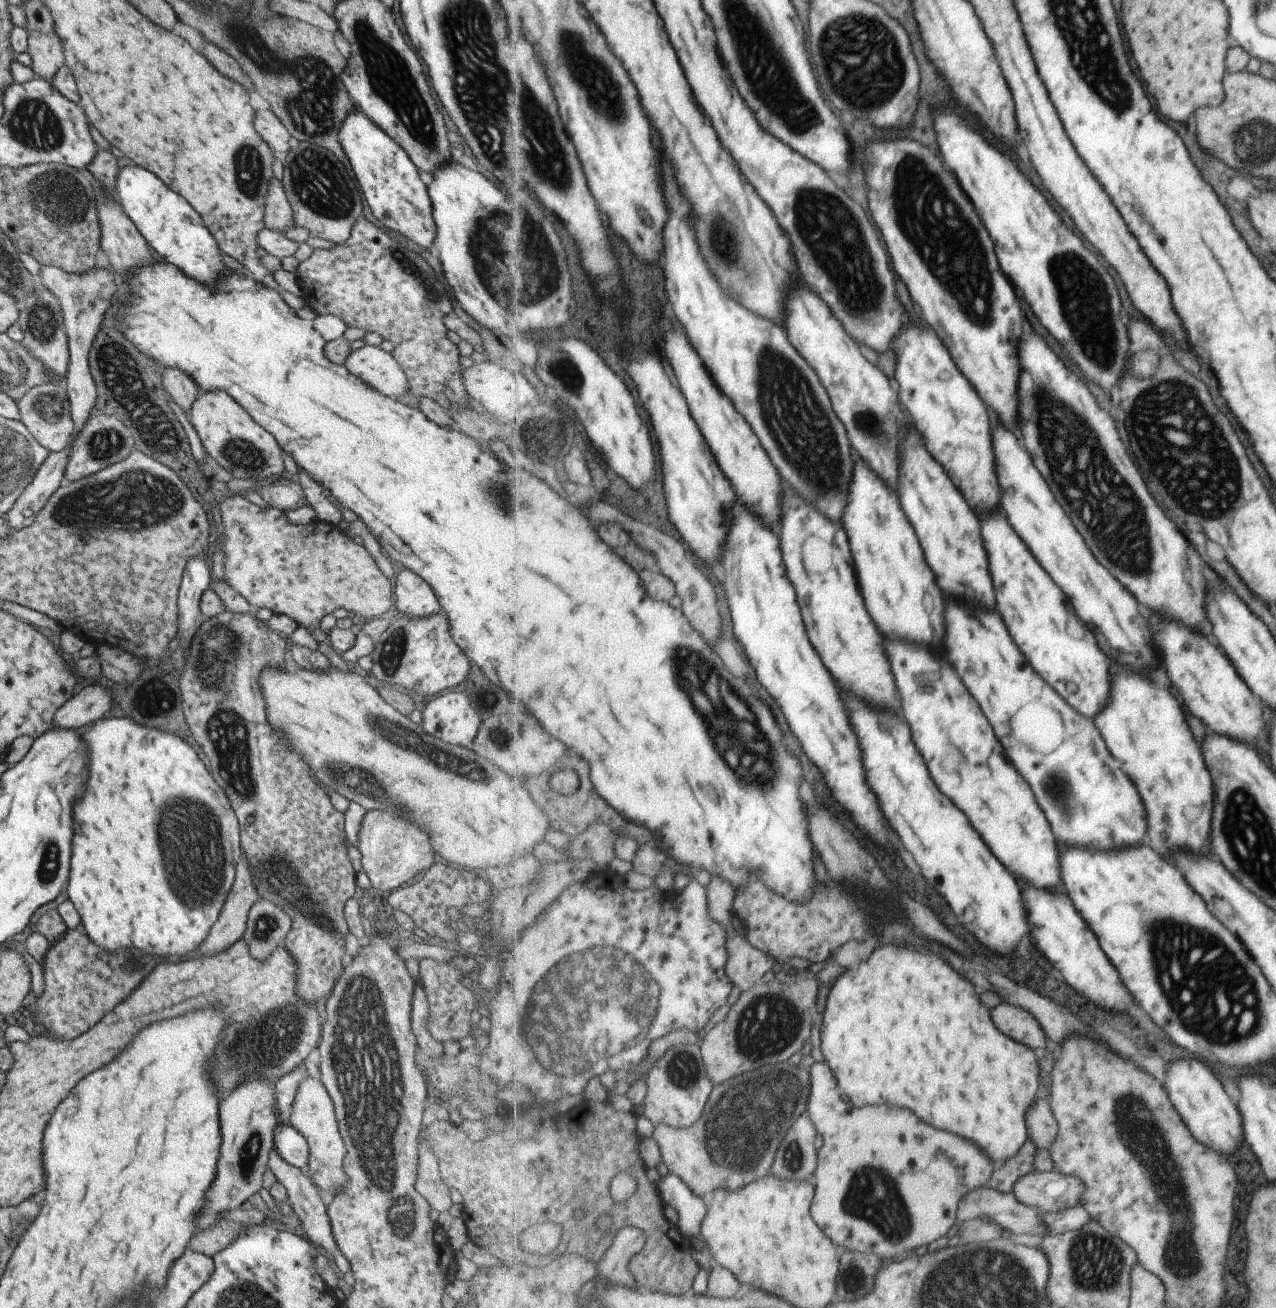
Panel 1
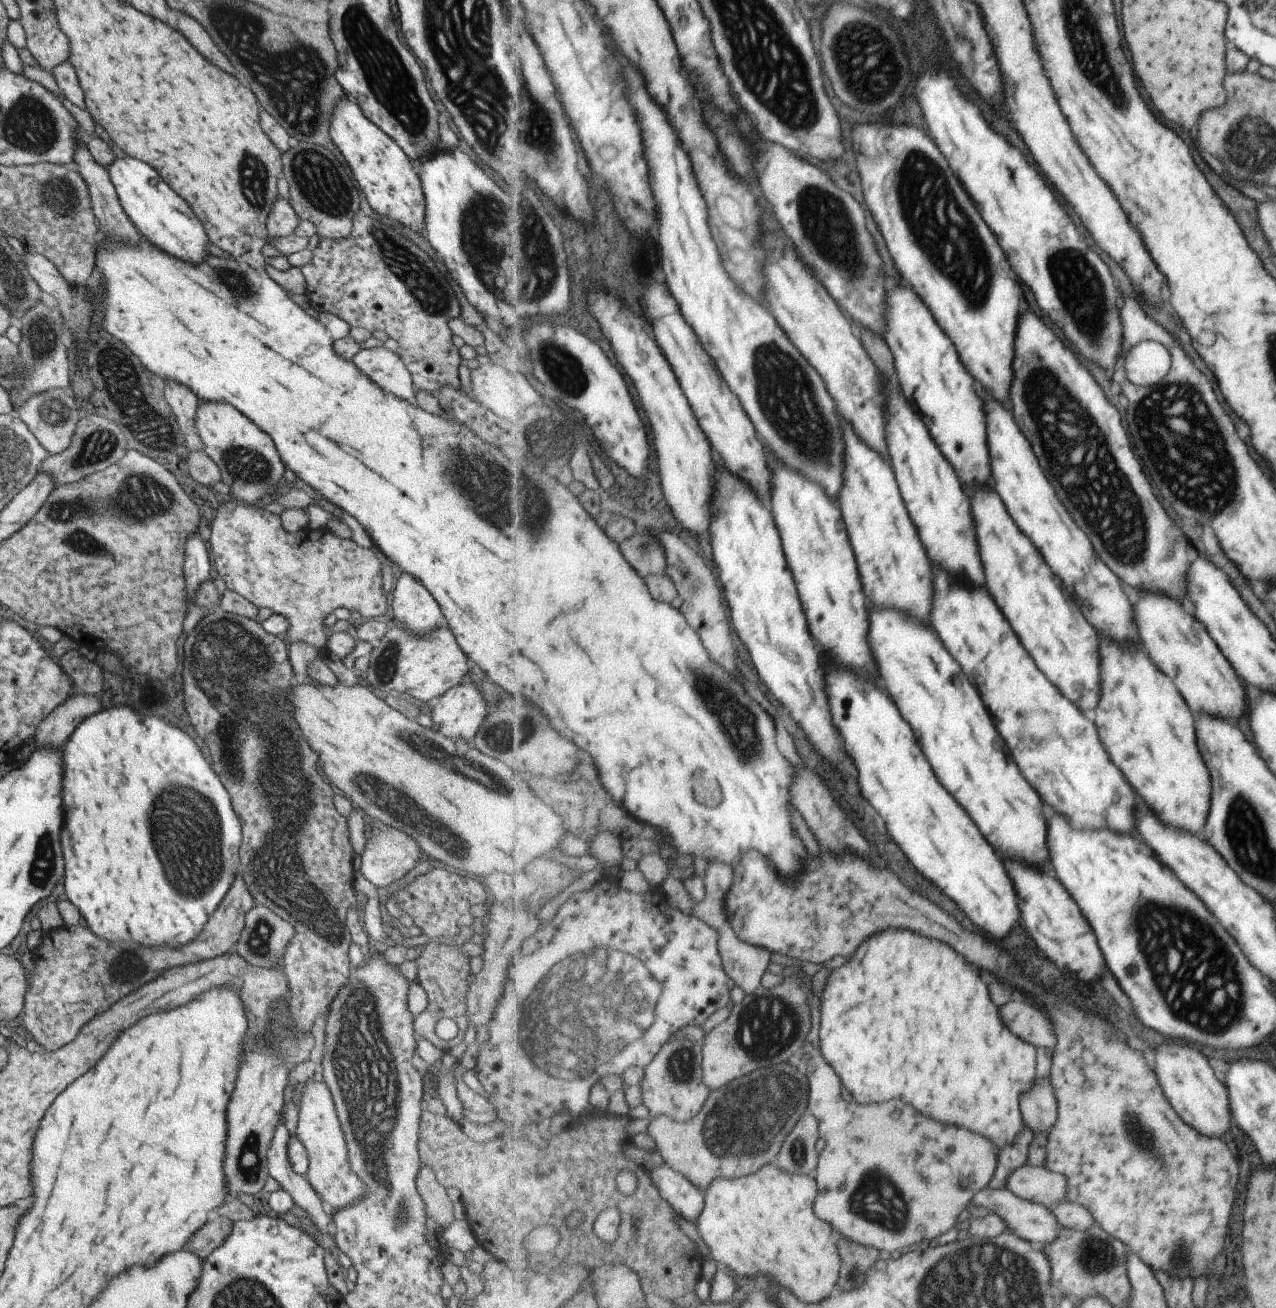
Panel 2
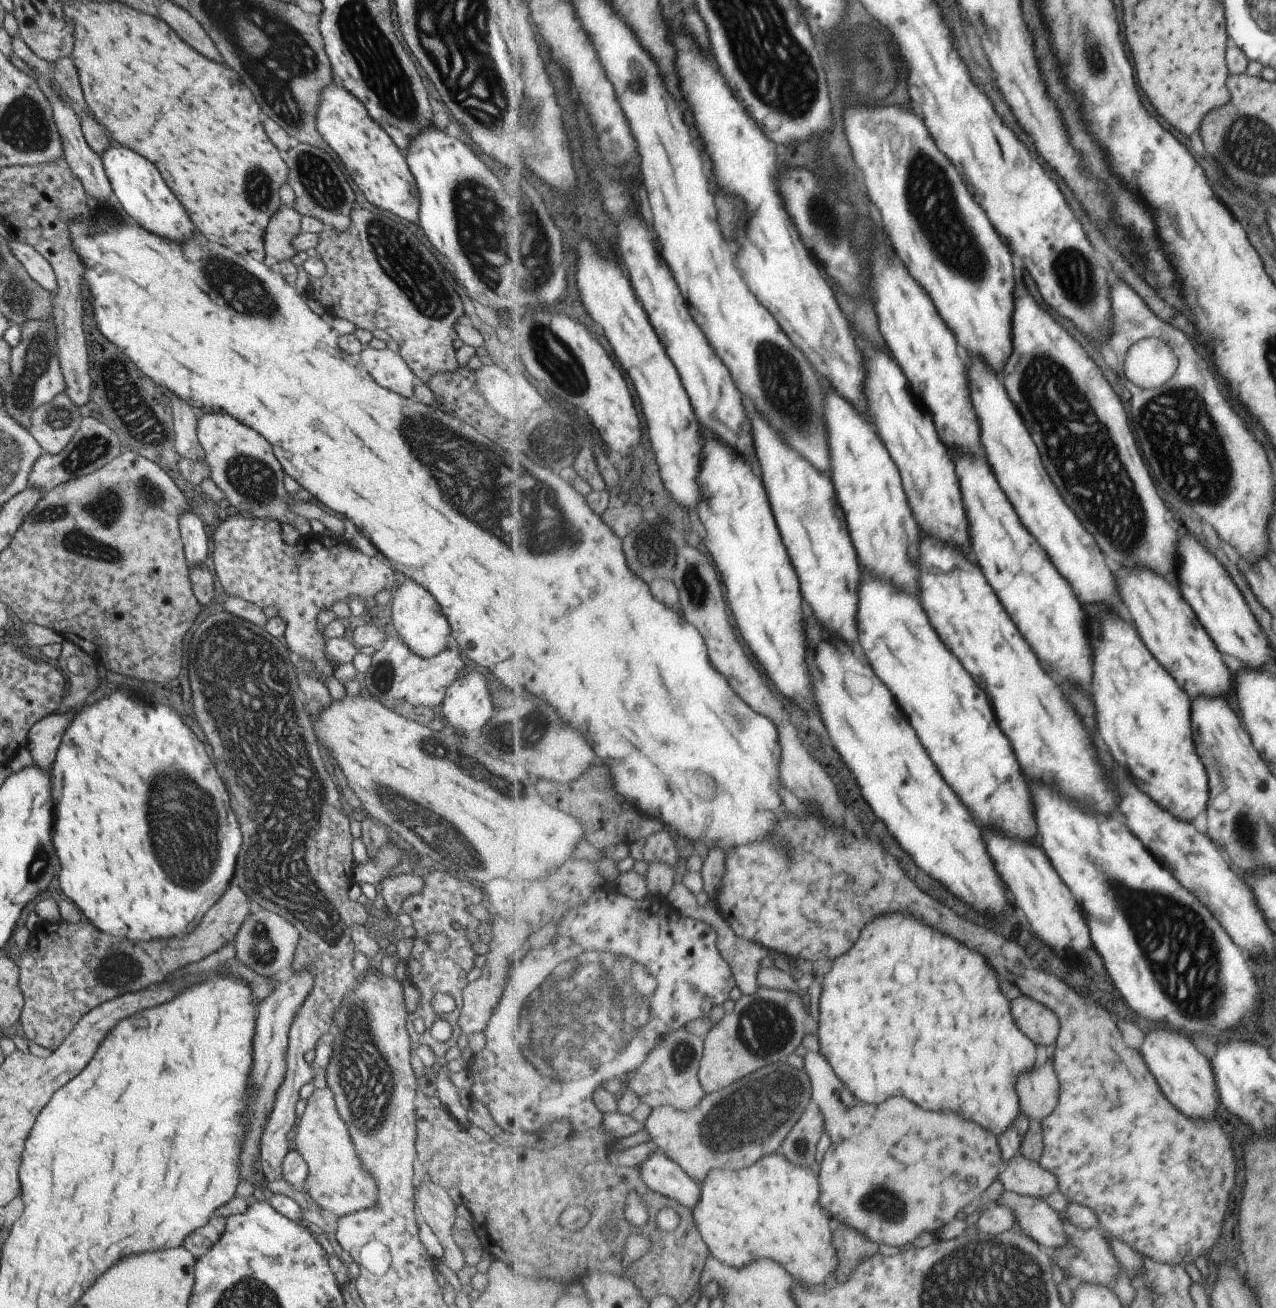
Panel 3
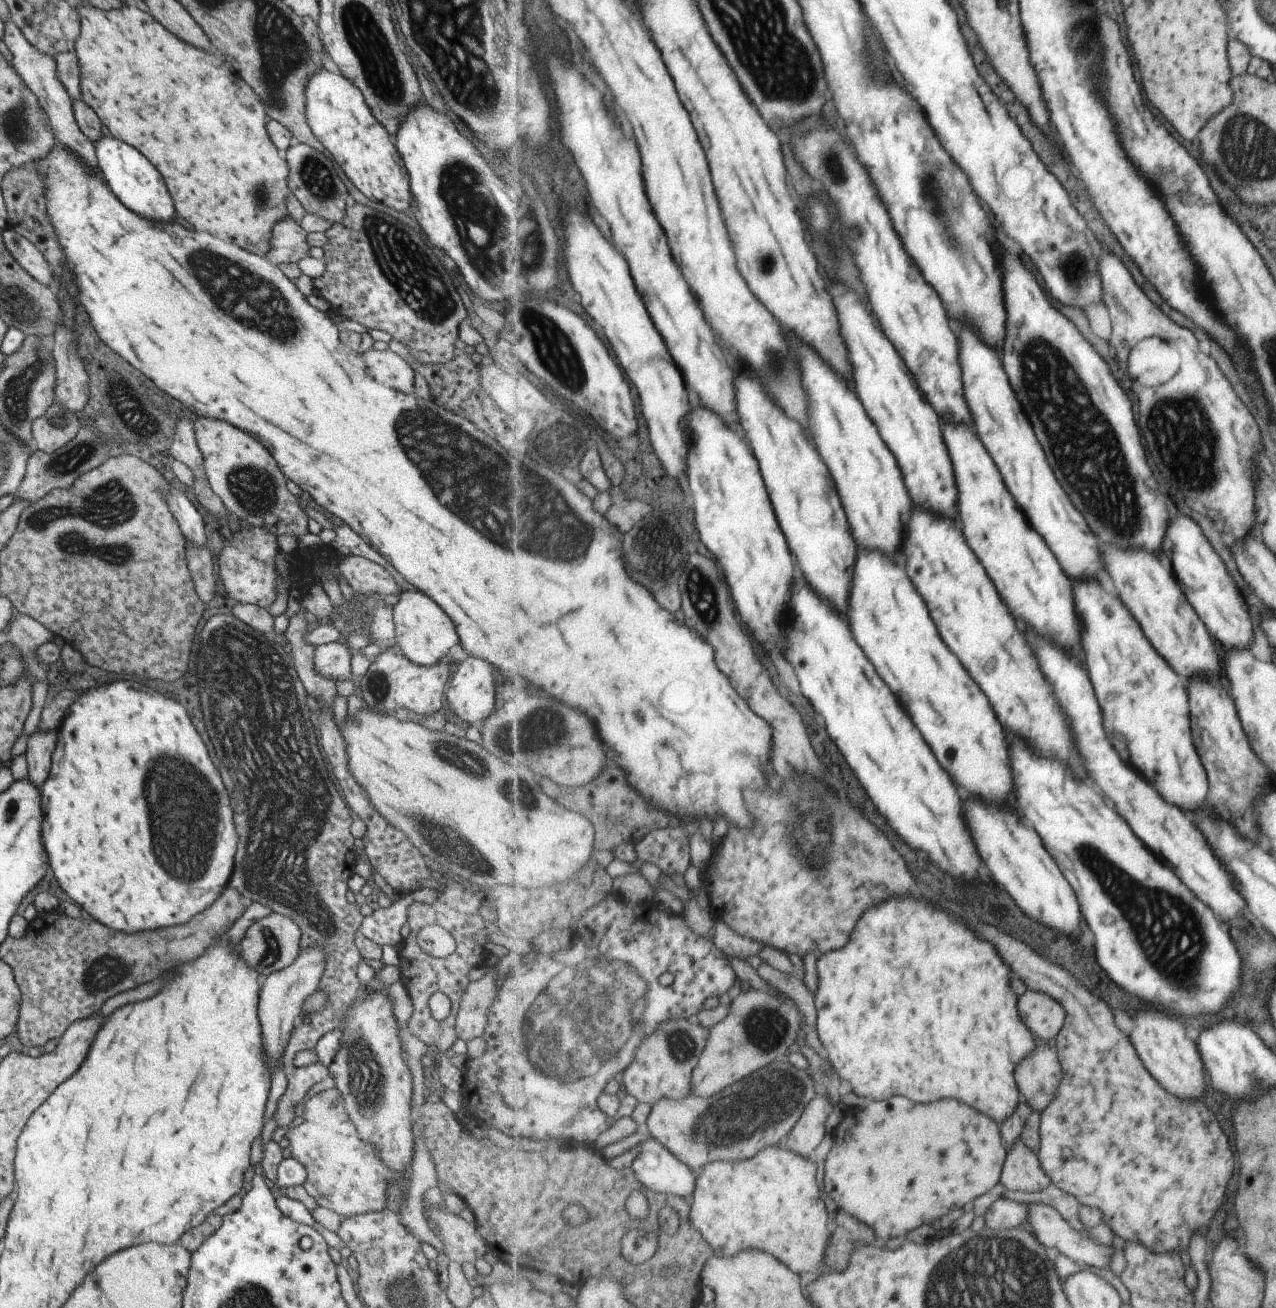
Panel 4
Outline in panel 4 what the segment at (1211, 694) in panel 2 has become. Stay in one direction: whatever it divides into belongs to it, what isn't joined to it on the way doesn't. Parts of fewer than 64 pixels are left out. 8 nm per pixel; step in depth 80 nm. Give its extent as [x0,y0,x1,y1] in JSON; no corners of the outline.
[1105,550,1219,680]

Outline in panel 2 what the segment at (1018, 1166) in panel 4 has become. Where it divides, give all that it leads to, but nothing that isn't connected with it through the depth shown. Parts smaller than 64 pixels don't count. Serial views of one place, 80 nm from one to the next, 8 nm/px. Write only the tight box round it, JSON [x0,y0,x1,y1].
[1006,1165,1069,1209]

